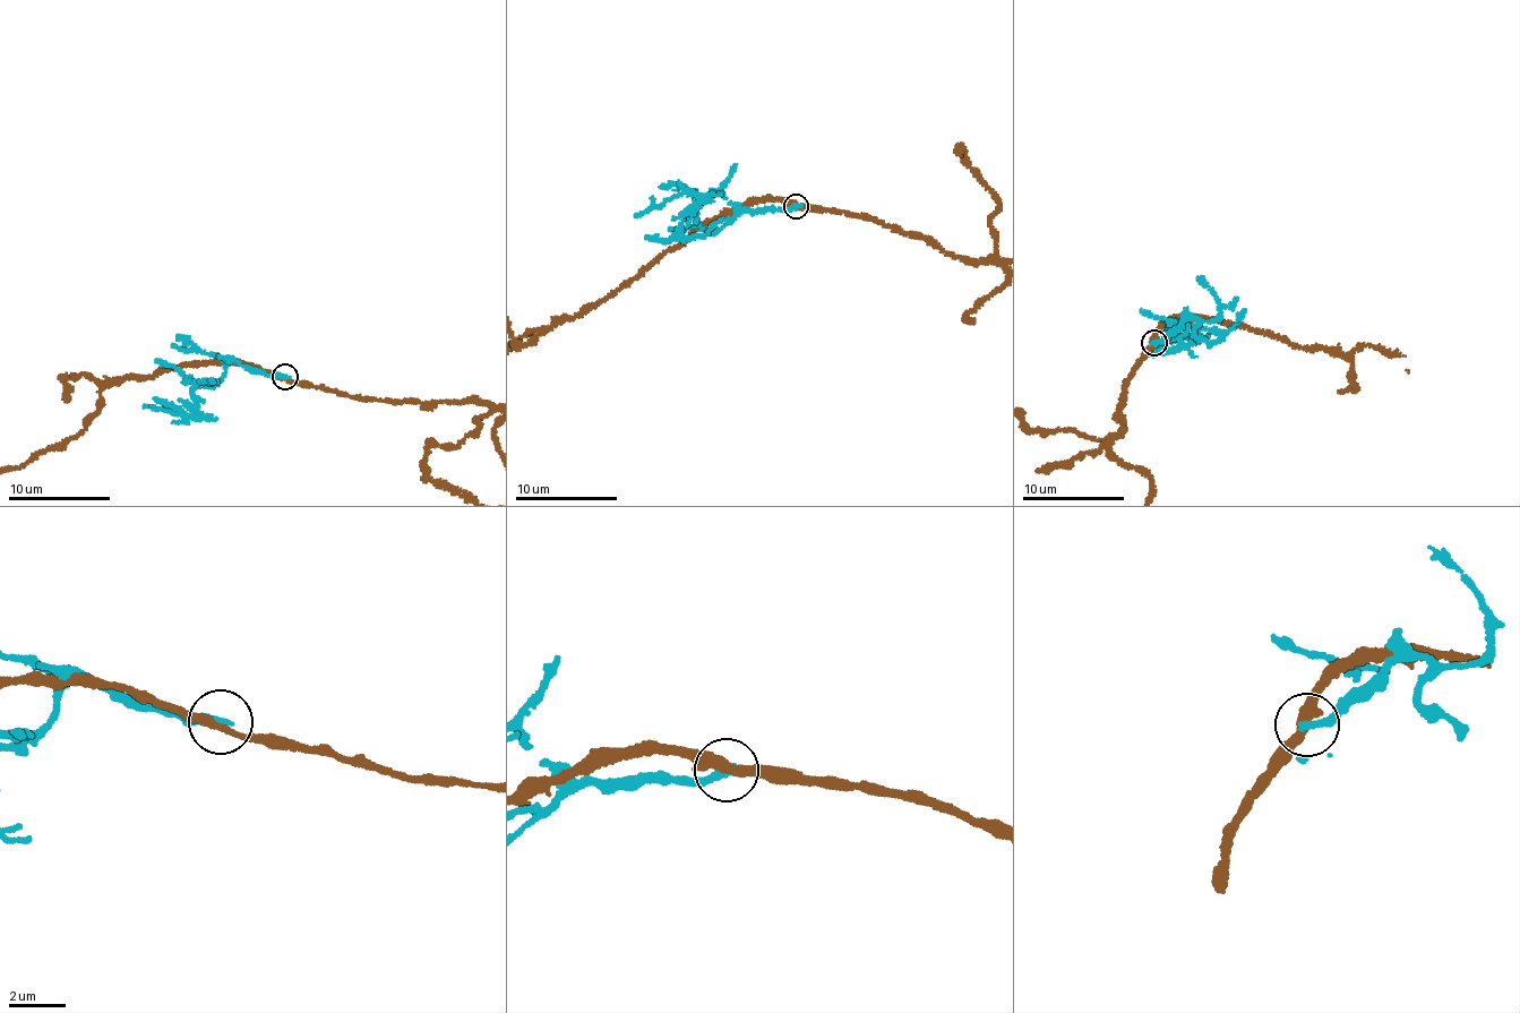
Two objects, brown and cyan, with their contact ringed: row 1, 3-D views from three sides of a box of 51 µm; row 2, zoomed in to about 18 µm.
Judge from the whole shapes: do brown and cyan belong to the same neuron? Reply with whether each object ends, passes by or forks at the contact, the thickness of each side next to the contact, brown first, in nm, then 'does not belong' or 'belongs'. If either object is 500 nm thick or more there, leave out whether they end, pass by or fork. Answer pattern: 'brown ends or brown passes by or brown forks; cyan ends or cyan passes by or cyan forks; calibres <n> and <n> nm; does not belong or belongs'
brown passes by; cyan ends; calibres 320 and 280 nm; does not belong

